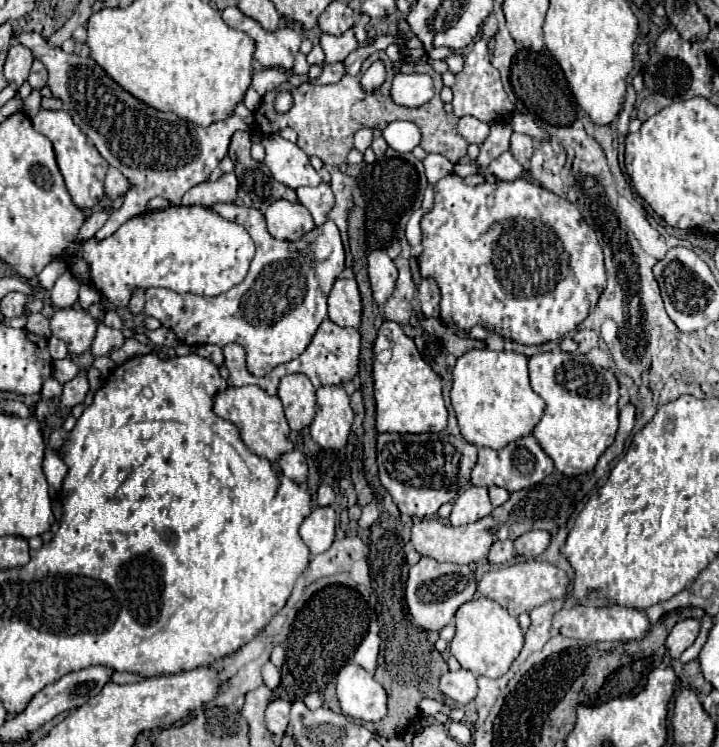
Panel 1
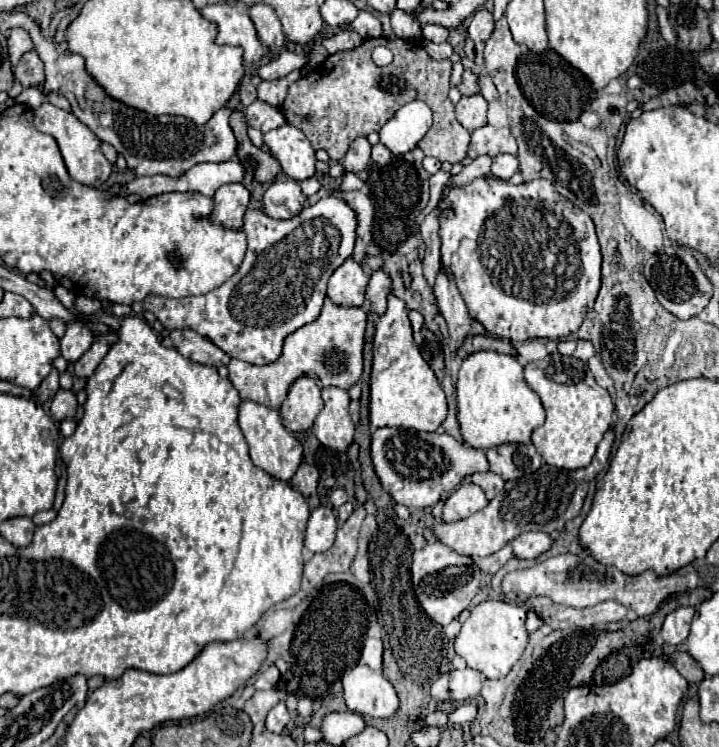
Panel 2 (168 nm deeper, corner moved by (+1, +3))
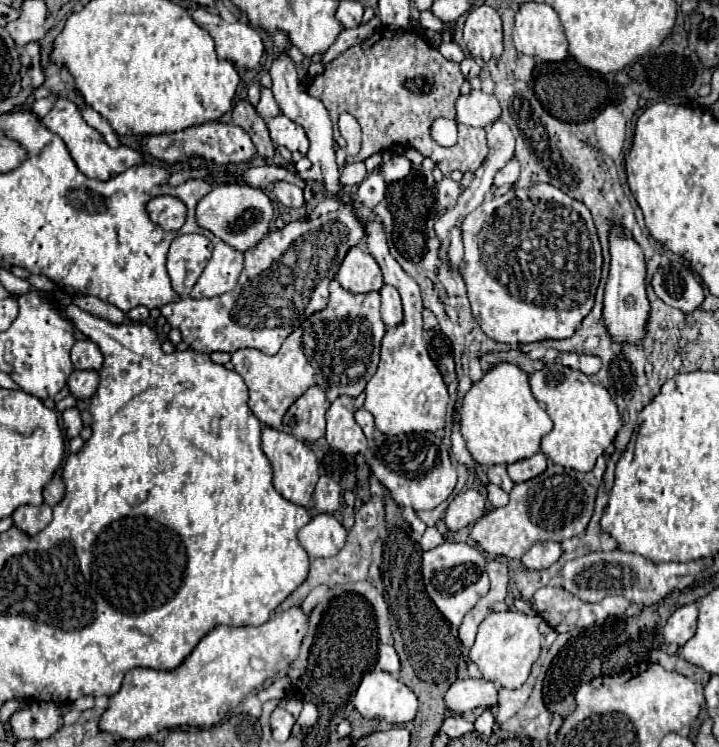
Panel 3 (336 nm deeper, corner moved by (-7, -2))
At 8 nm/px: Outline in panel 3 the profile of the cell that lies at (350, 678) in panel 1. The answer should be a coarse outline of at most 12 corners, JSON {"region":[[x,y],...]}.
{"region":[[373,669],[353,705],[365,719],[403,725],[417,697],[393,675]]}

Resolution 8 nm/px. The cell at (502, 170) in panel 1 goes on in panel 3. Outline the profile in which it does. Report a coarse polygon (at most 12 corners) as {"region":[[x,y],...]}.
{"region":[[511,159],[497,175],[495,185],[515,183],[519,179],[519,163]]}

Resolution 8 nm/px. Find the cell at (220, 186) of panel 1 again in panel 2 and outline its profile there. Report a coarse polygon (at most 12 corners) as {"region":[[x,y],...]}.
{"region":[[243,184],[213,194],[209,220],[241,230],[251,194]]}

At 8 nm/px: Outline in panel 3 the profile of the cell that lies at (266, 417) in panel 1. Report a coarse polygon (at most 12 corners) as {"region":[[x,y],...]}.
{"region":[[263,425],[261,449],[275,489],[313,507],[315,453],[297,437]]}

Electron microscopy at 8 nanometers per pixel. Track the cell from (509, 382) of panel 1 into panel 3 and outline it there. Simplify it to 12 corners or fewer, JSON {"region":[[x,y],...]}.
{"region":[[515,363],[463,397],[461,431],[479,465],[539,451],[553,429]]}

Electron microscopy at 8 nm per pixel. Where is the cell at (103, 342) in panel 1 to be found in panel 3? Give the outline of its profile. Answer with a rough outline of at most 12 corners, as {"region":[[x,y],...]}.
{"region":[[73,371],[69,389],[77,399],[97,391],[97,371]]}

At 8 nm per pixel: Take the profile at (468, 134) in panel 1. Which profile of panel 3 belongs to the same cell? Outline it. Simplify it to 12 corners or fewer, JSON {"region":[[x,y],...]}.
{"region":[[481,89],[457,99],[457,121],[487,127],[501,115],[495,95]]}

